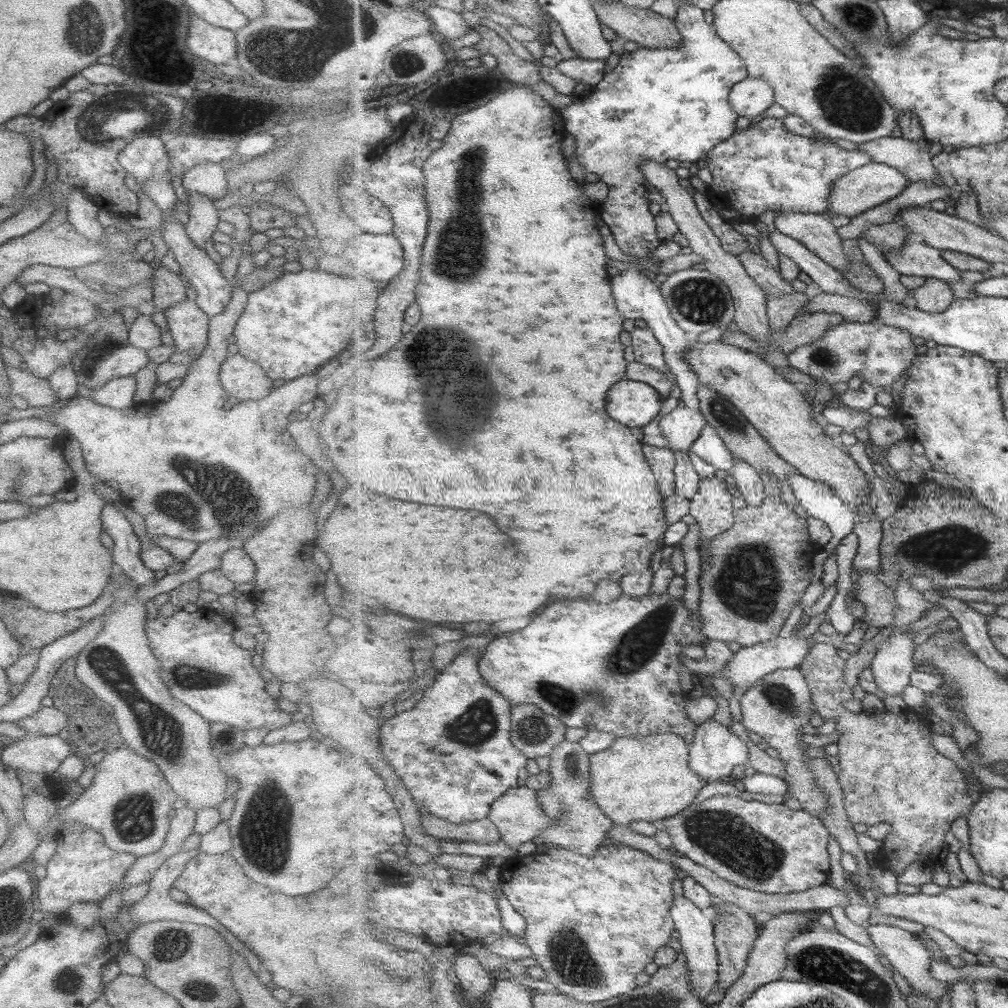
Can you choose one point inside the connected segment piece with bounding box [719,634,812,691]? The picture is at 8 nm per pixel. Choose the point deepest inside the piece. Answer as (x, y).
(750, 664)

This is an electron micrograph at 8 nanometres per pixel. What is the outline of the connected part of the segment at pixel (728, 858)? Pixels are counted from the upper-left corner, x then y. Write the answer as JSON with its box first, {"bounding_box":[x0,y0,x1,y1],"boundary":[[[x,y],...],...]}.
{"bounding_box":[659,795,833,894],"boundary":[[[714,795],[691,806],[680,814],[662,821],[659,826],[671,834],[674,849],[702,866],[718,873],[722,878],[741,887],[758,892],[780,894],[806,892],[826,885],[833,872],[829,849],[832,833],[824,821],[805,811],[793,809],[786,802],[767,804],[744,800],[739,795]]]}

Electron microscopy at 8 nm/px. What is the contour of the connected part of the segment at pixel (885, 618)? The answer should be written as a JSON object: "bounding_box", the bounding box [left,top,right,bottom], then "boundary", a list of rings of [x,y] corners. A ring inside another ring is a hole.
{"bounding_box":[855,570,898,629],"boundary":[[[863,570],[856,577],[855,586],[860,592],[860,601],[866,605],[866,622],[880,629],[892,626],[898,615],[898,596],[874,572]]]}

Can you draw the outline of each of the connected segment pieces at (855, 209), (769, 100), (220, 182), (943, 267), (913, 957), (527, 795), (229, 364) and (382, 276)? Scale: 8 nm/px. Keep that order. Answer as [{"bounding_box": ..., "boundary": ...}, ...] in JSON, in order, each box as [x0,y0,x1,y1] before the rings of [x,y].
[{"bounding_box":[829,164,911,216],"boundary":[[[866,164],[862,168],[857,168],[838,180],[834,185],[833,206],[829,214],[844,214],[844,216],[856,216],[864,214],[872,208],[885,205],[893,198],[900,196],[911,184],[909,176],[896,168],[880,164]]]},{"bounding_box":[730,77,777,119],"boundary":[[[751,77],[733,89],[730,100],[741,116],[750,119],[766,114],[777,102],[776,91],[770,82]]]},{"bounding_box":[182,163,229,199],"boundary":[[[200,163],[183,174],[182,184],[187,191],[196,191],[220,199],[229,191],[224,170],[220,163]]]},{"bounding_box":[886,239,962,281],"boundary":[[[911,239],[898,250],[886,250],[886,259],[902,274],[936,277],[945,281],[962,281],[962,271],[943,258],[942,251]]]},{"bounding_box":[868,924,951,1003],"boundary":[[[888,924],[871,925],[868,931],[880,953],[885,954],[898,975],[905,977],[909,985],[915,988],[916,991],[926,994],[928,998],[936,1003],[942,1001],[942,998],[951,991],[947,983],[935,978],[932,970],[933,957],[931,952],[926,944],[918,938],[917,934]]]},{"bounding_box":[492,785,556,854],"boundary":[[[528,785],[510,789],[493,804],[492,819],[500,828],[503,839],[520,854],[520,844],[532,842],[541,836],[542,829],[552,827],[556,820],[544,810],[540,791]]]},{"bounding_box":[220,353,273,401],"boundary":[[[240,353],[229,354],[222,363],[220,371],[221,385],[230,397],[240,398],[241,401],[260,400],[270,394],[273,380],[266,371],[254,361],[245,359]]]},{"bounding_box":[345,232,406,286],"boundary":[[[366,232],[364,236],[358,233],[355,237],[350,237],[348,254],[345,256],[350,261],[350,266],[361,269],[364,266],[367,274],[374,278],[382,286],[398,278],[406,268],[405,246],[394,234],[372,234]]]}]

